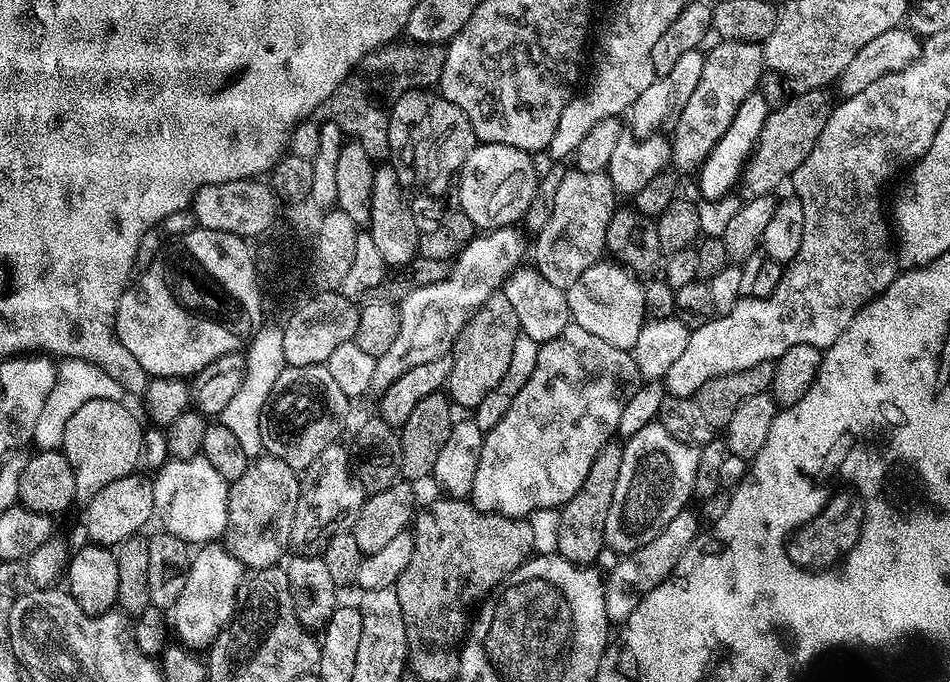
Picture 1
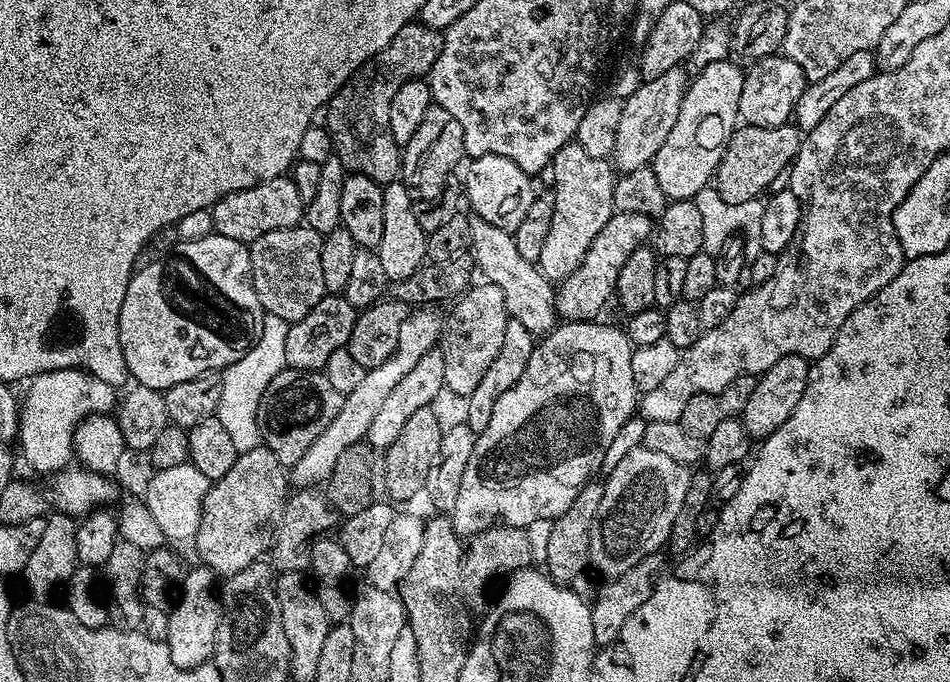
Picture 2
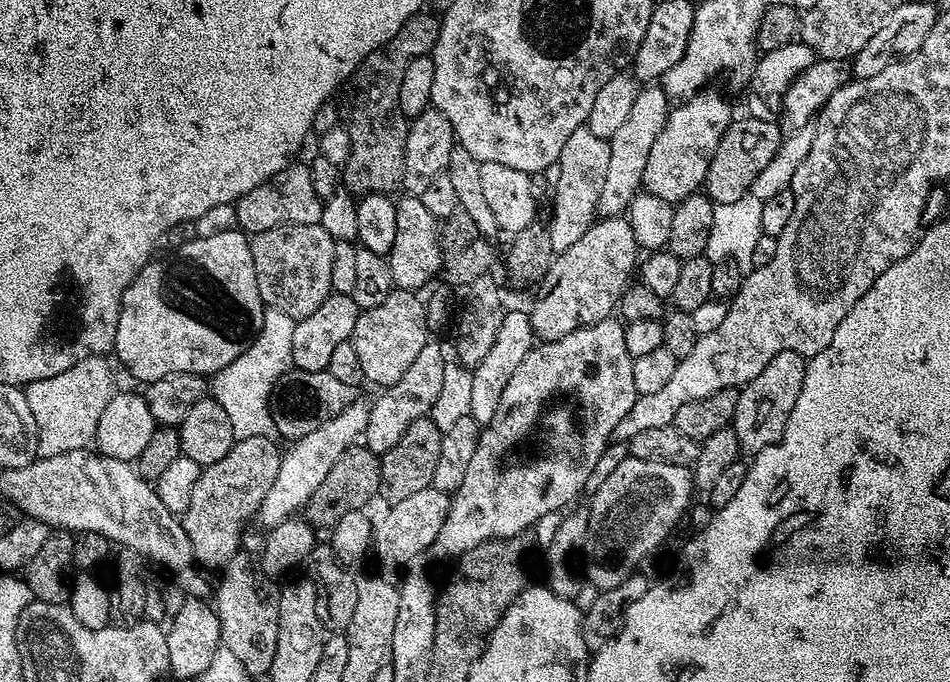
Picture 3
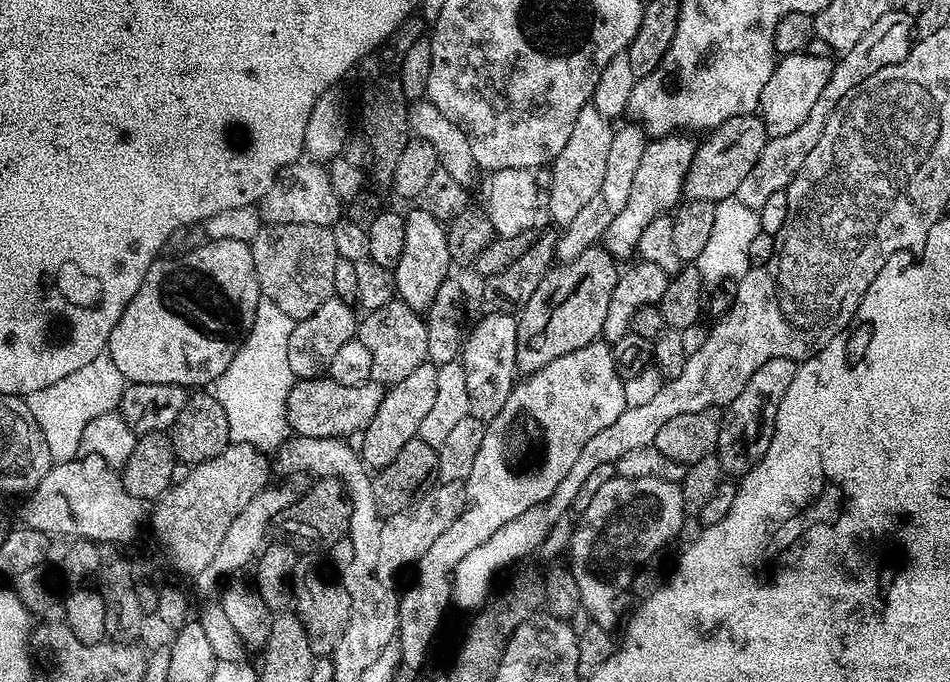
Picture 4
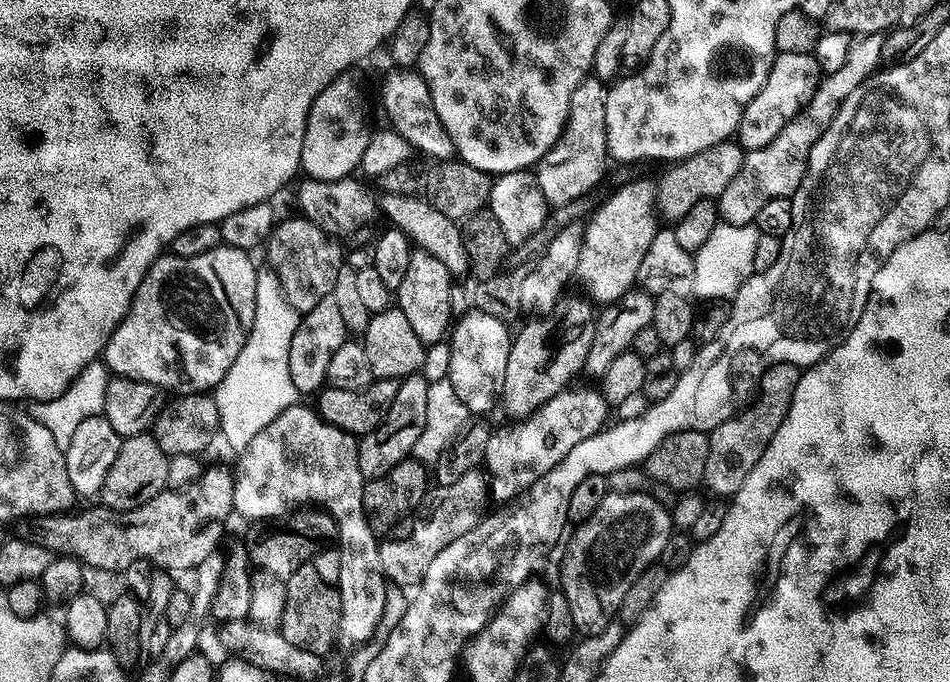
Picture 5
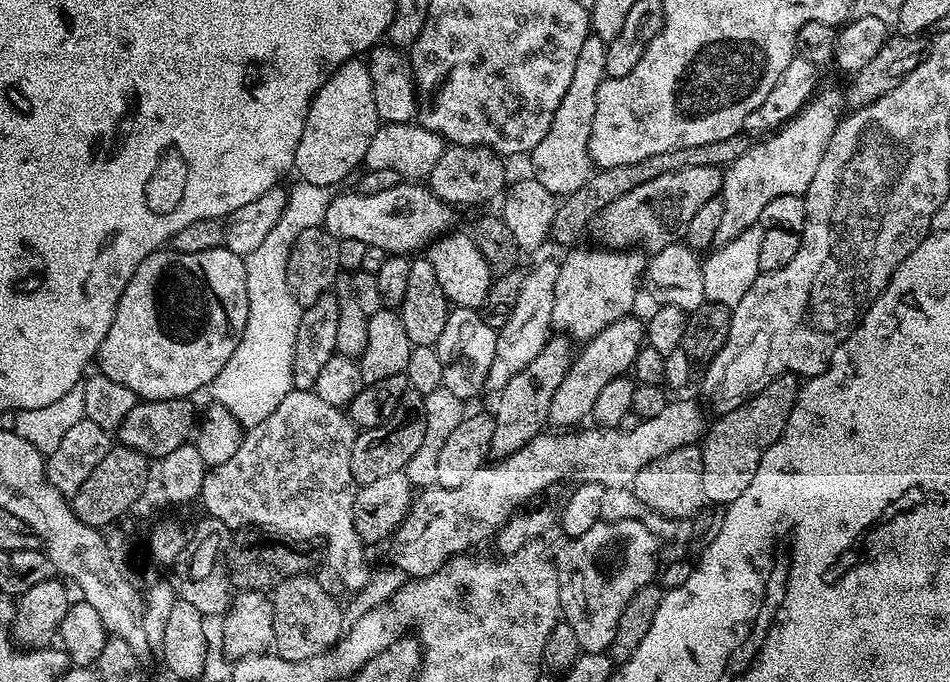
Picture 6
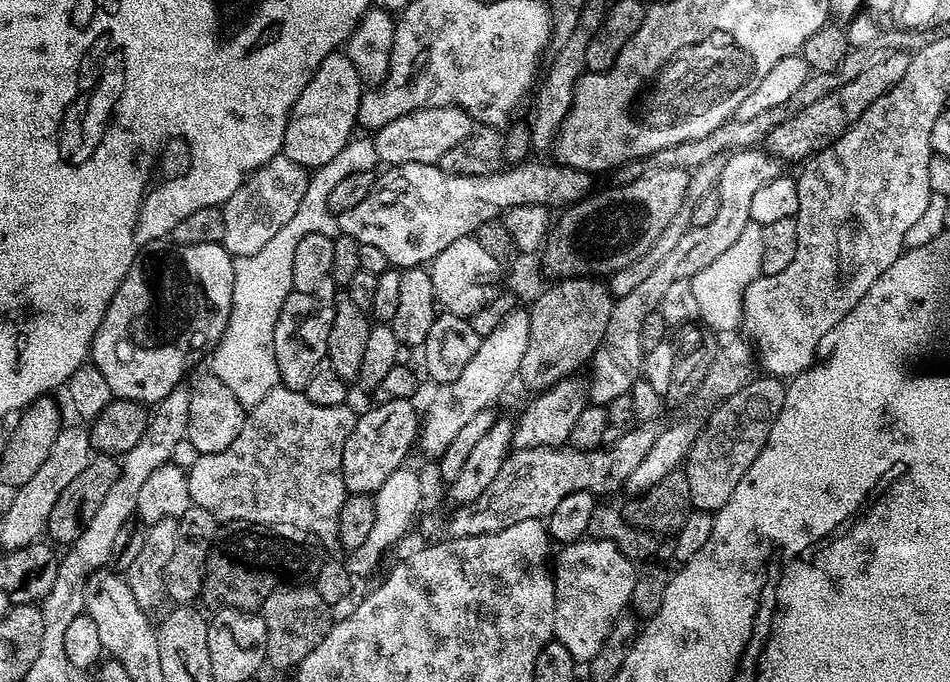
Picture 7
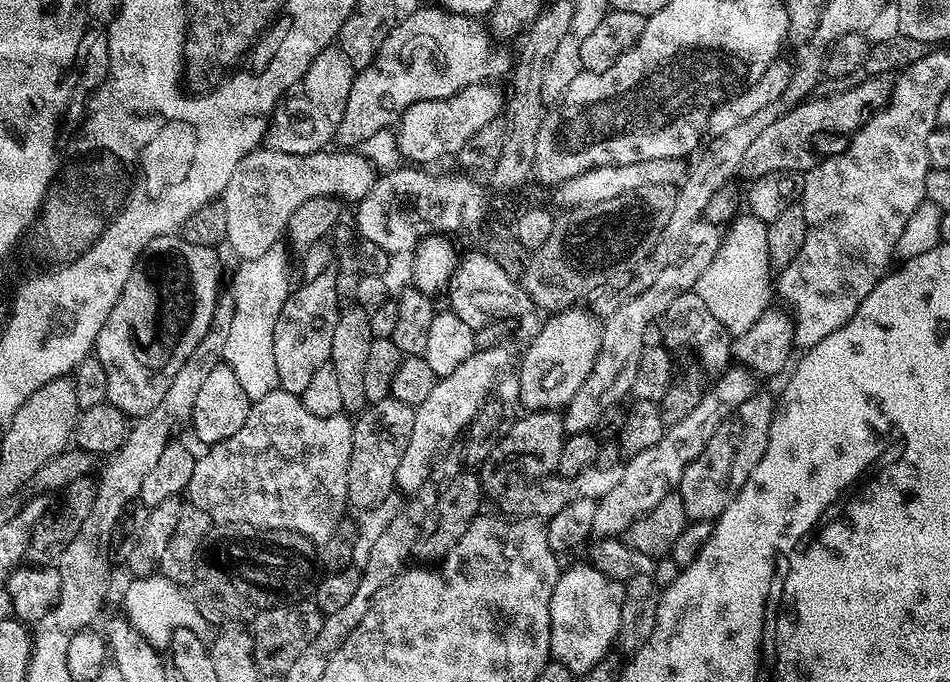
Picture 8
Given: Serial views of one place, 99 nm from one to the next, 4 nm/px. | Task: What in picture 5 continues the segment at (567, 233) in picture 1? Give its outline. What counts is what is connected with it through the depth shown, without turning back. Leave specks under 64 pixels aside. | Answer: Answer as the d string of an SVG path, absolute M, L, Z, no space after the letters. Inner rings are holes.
M588 74L574 90L570 98L570 110L560 137L550 151L535 165L534 175L542 194L550 206L573 202L587 196L604 176L610 165L608 143L606 142L606 106L604 99L608 93L605 81Z

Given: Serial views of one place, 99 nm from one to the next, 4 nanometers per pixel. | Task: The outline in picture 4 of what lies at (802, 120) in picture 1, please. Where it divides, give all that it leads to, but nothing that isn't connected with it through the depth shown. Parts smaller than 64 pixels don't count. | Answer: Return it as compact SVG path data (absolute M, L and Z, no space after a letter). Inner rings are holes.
M756 114L735 116L711 129L699 141L694 162L688 167L684 196L689 200L705 199L714 204L717 200L733 199L738 186L742 186L742 178L754 170L754 162L758 162L758 158L766 151L769 139L764 123Z

